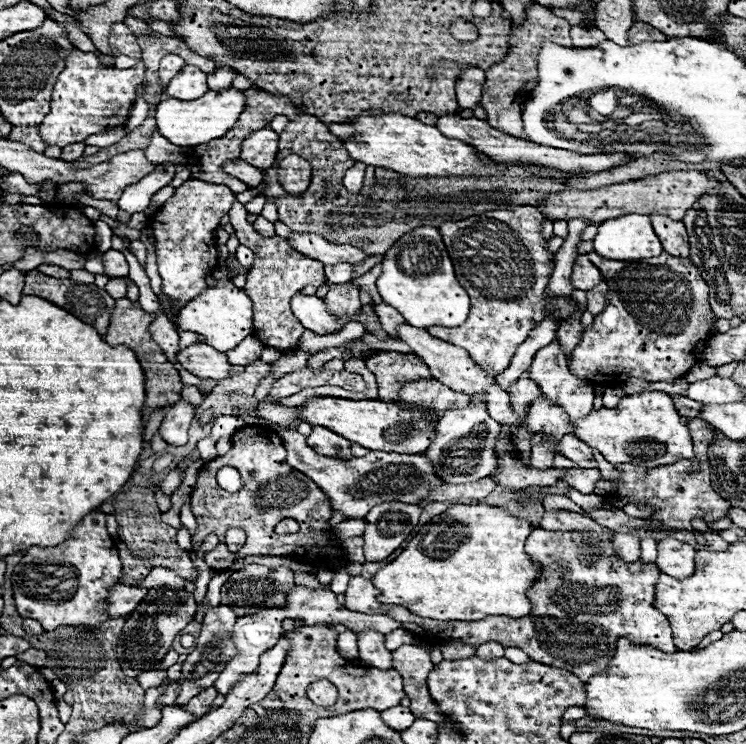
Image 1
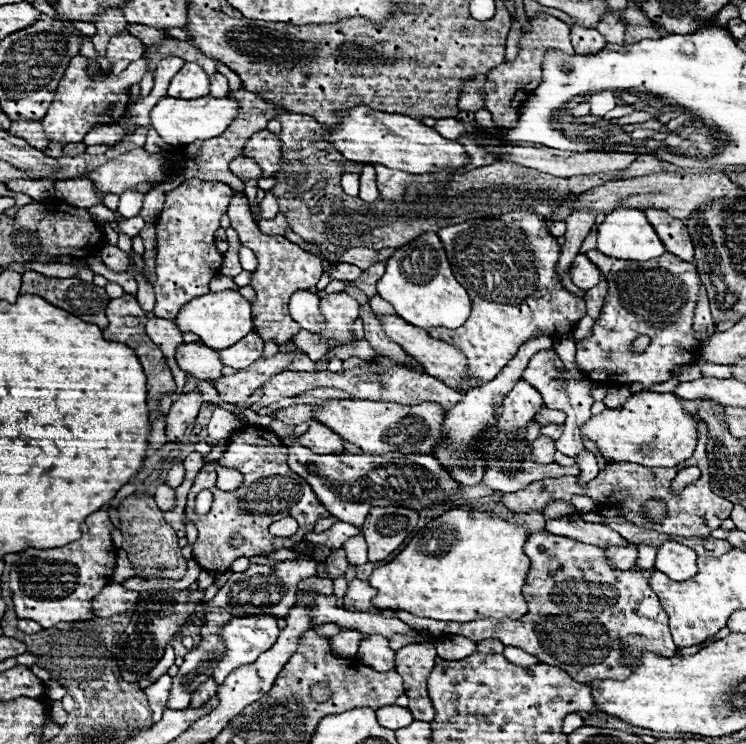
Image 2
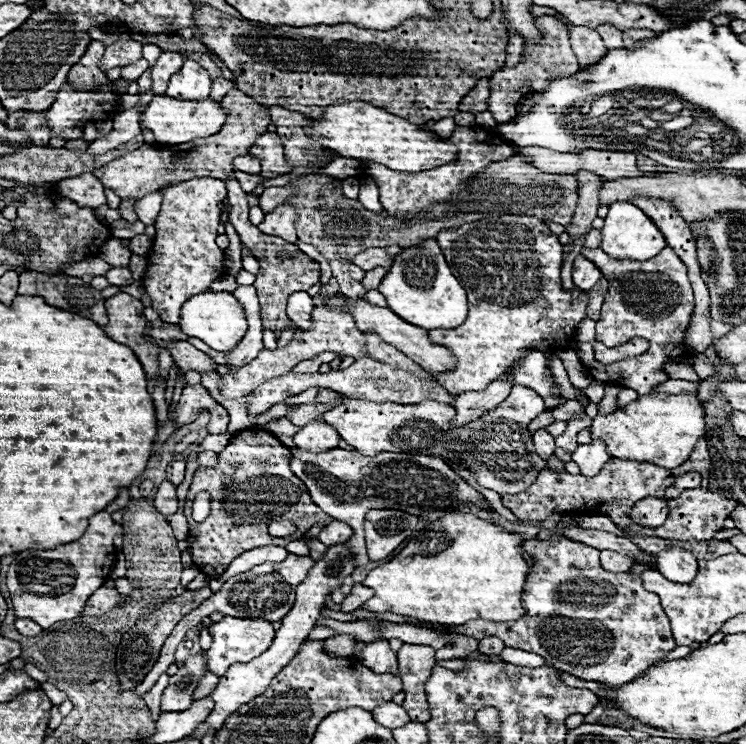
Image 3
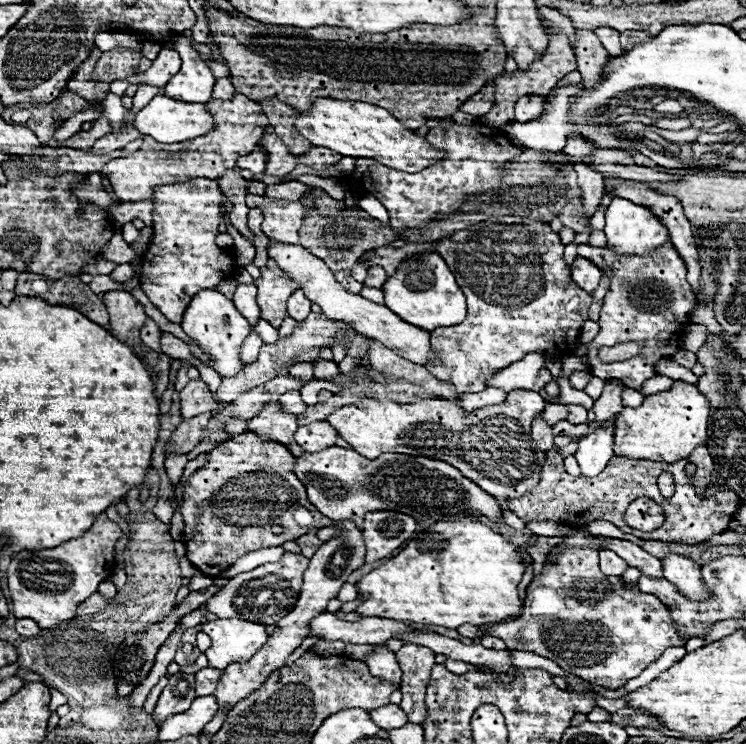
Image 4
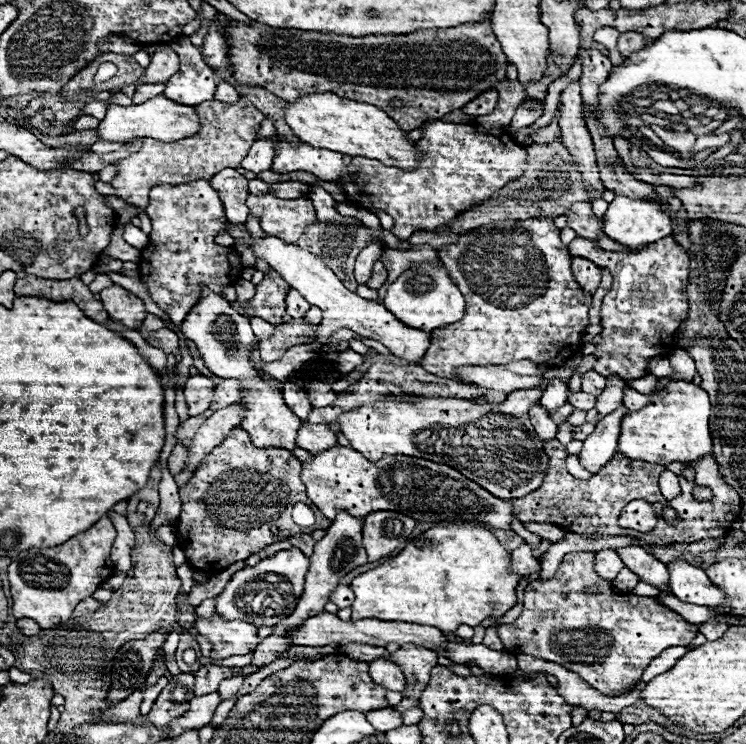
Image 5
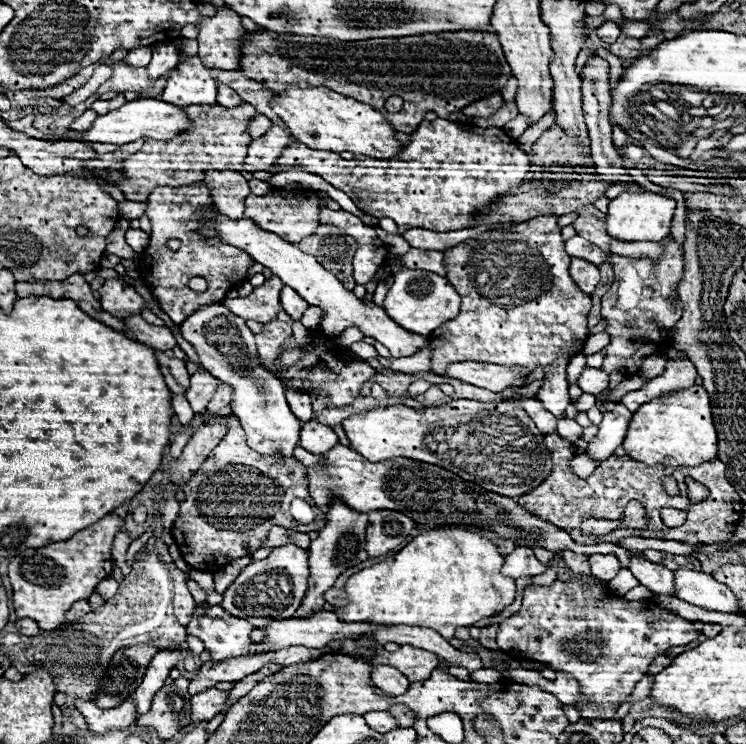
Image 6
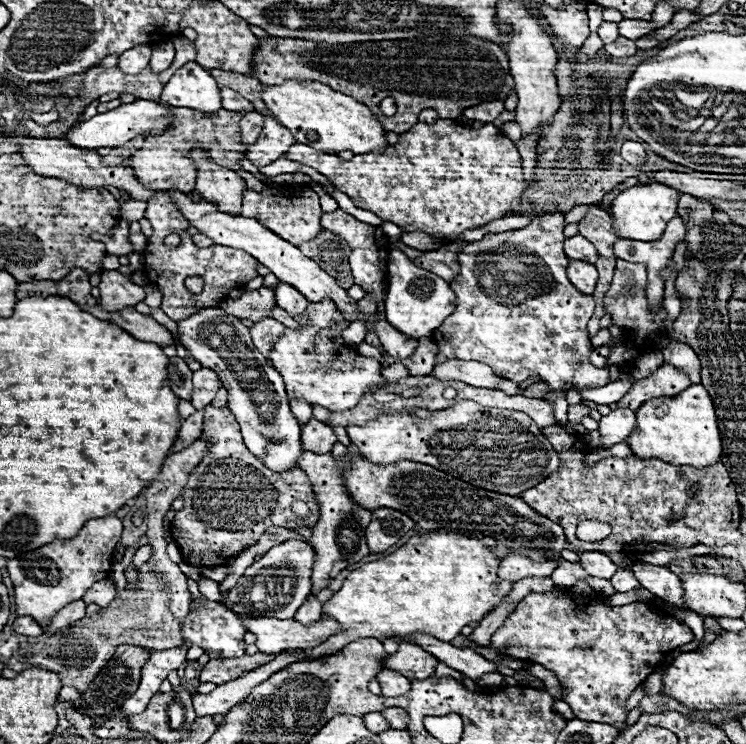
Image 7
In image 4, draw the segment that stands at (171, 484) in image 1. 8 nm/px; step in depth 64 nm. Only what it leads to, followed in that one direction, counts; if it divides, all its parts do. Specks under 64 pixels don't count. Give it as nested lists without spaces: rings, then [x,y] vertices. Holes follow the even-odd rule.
[[[172,452],[172,454],[166,458],[166,462],[164,462],[164,464],[166,464],[166,474],[170,476],[170,480],[172,480],[174,484],[180,482],[180,476],[182,476],[182,472],[184,472],[186,462],[188,462],[186,454],[176,454],[176,452]]]

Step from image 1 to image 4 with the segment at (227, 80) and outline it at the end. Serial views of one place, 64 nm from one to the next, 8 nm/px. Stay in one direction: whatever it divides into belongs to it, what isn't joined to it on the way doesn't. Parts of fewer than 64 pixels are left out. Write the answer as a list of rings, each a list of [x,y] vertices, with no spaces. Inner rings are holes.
[[[218,78],[216,80],[212,98],[216,98],[216,100],[230,100],[234,94],[236,94],[236,90],[234,90],[234,86],[232,86],[232,82],[228,78]]]

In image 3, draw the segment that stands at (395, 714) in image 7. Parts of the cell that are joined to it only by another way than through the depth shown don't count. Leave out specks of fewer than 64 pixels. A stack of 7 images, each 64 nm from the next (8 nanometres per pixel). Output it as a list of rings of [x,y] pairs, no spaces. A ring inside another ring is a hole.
[[[403,644],[398,650],[398,668],[400,668],[404,692],[406,692],[406,700],[402,706],[408,710],[412,722],[430,720],[424,684],[430,678],[434,664],[436,664],[436,658],[430,646]]]

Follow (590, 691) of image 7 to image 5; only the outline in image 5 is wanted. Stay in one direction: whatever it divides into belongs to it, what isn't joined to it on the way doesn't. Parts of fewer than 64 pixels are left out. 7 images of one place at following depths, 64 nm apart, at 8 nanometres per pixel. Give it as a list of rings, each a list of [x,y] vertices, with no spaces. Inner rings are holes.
[[[572,552],[566,554],[556,576],[552,580],[534,580],[526,586],[524,592],[524,608],[522,614],[510,622],[498,626],[498,636],[504,644],[504,650],[510,654],[528,654],[548,662],[556,662],[566,670],[576,672],[584,682],[588,682],[594,690],[604,696],[620,696],[624,694],[636,680],[640,680],[646,666],[656,658],[662,650],[670,646],[688,646],[696,634],[698,626],[686,622],[680,614],[662,606],[656,598],[638,598],[630,592],[620,592],[612,588],[610,580],[600,578],[594,568],[594,552]],[[556,636],[600,636],[600,638],[556,638]]]

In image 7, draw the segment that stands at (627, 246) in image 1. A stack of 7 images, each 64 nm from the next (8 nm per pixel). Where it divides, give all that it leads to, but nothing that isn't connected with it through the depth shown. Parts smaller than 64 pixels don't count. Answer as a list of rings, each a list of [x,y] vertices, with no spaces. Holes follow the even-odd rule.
[[[650,182],[644,186],[632,186],[620,192],[608,212],[612,216],[614,228],[620,238],[652,242],[652,240],[660,240],[660,236],[666,230],[668,220],[676,216],[676,204],[678,204],[678,192],[674,188],[660,182]]]

